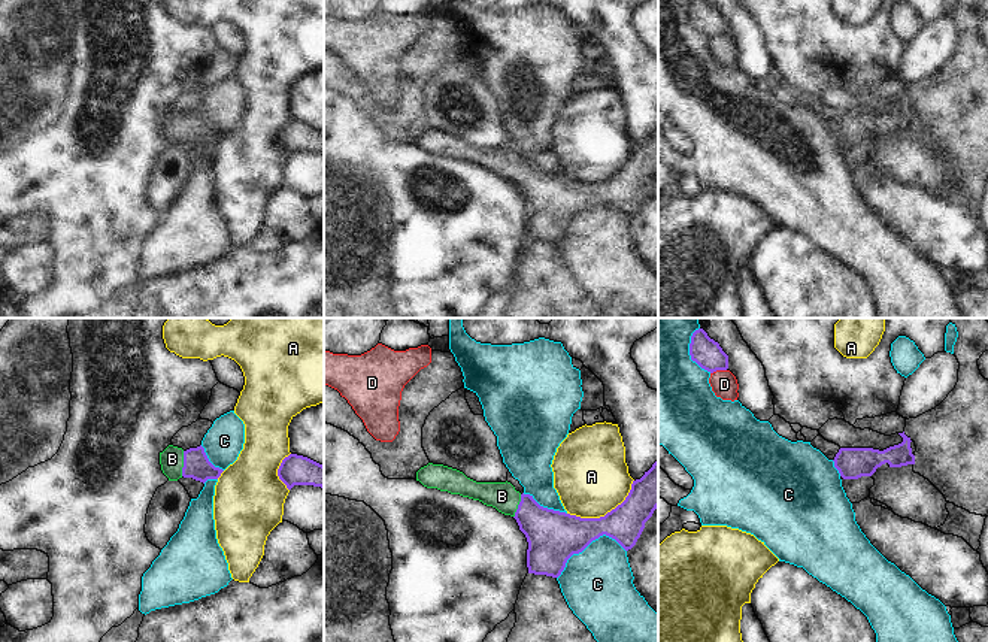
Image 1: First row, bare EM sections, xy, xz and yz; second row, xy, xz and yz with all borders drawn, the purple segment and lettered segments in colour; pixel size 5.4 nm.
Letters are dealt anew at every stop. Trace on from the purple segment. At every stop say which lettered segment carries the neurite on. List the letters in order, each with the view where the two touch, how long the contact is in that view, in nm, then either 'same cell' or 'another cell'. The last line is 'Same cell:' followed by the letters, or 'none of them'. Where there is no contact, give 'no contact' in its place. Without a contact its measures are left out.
A: contact in xz; length 400 nm; another cell
B: contact in xy; length 140 nm; same cell
C: contact in xz; length 400 nm; another cell
D: contact in yz; length 90 nm; another cell
Same cell: B

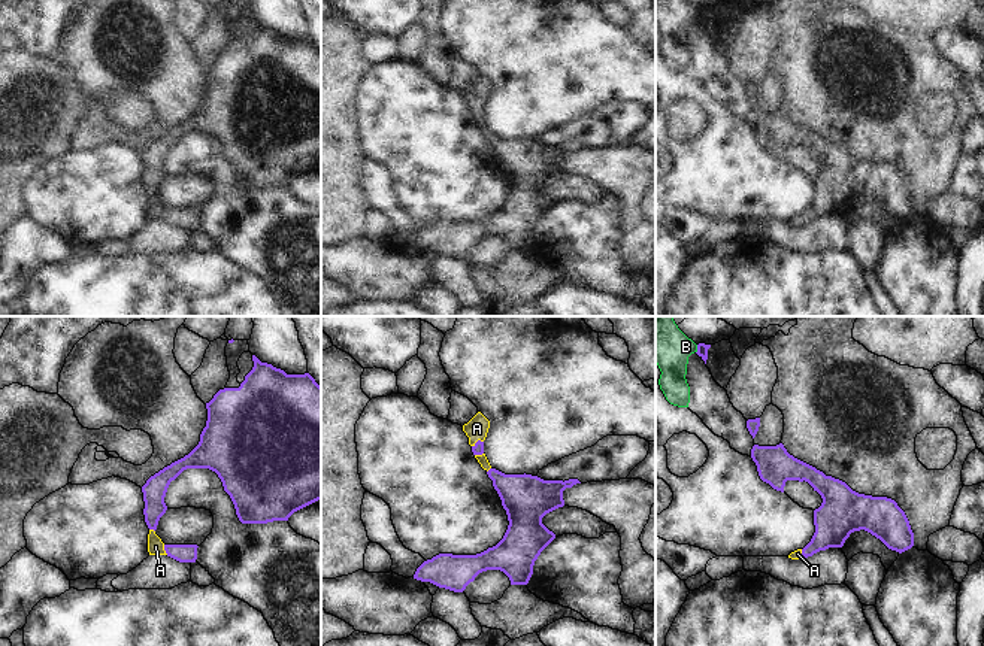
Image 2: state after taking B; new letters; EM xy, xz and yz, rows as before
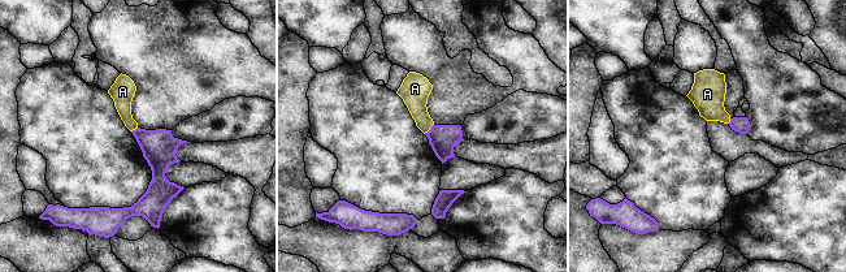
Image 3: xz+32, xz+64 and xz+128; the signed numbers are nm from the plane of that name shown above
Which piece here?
A: contact in xz; length 70 nm; same cell
B: contact in yz; length 50 nm; another cell
Same cell: A

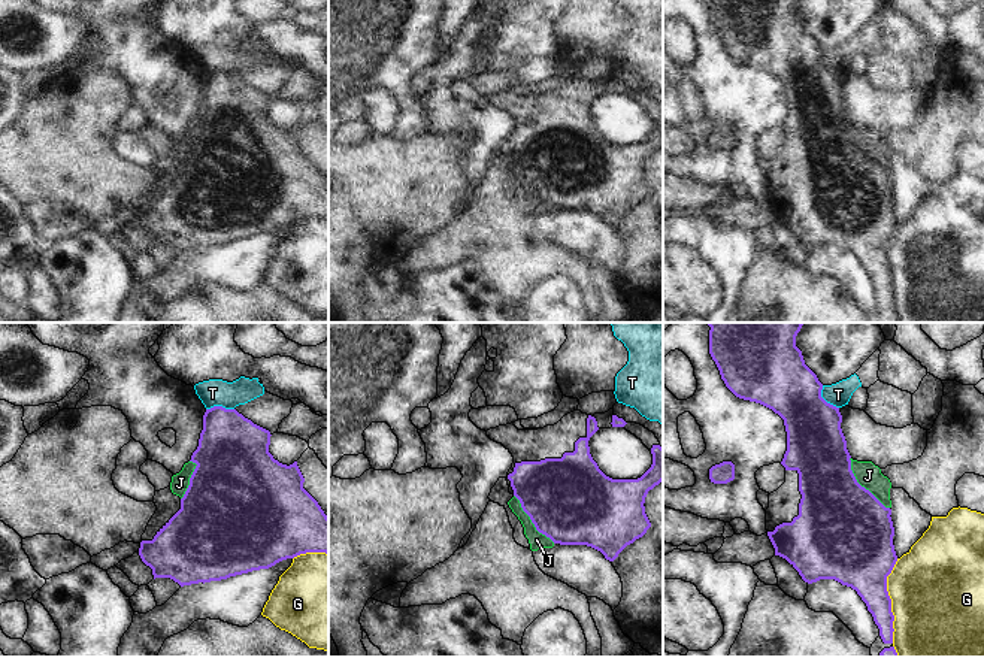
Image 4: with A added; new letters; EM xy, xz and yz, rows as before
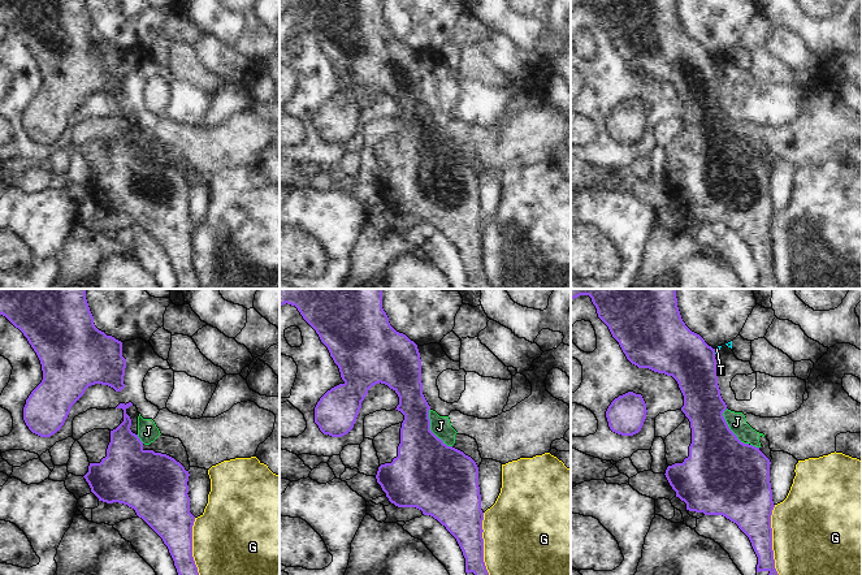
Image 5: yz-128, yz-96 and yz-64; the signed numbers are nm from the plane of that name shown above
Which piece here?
G: contact in yz; length 460 nm; another cell
J: contact in yz; length 360 nm; same cell
T: contact in yz; length 160 nm; another cell
Same cell: J

